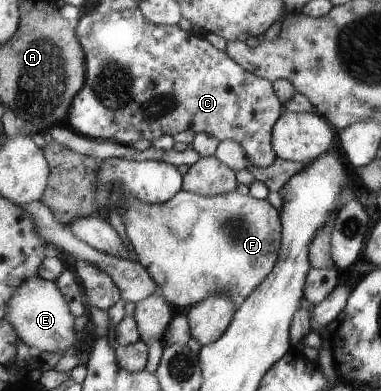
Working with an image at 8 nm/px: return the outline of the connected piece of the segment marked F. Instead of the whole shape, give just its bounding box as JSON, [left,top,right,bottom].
[108,188,282,308]

